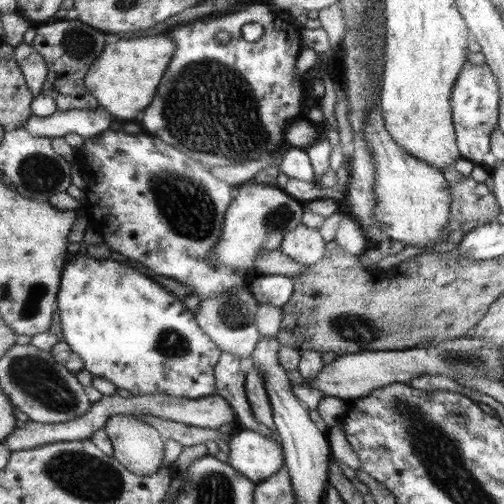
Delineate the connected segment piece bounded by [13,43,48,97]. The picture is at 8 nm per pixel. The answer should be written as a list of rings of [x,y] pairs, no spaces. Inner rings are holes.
[[[21,43],[14,47],[13,56],[21,67],[33,96],[42,93],[48,70],[42,54],[38,54],[31,44]]]

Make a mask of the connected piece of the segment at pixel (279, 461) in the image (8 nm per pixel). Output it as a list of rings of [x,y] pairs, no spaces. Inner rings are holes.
[[[235,429],[228,445],[228,464],[255,483],[276,475],[285,465],[281,445],[261,433]]]

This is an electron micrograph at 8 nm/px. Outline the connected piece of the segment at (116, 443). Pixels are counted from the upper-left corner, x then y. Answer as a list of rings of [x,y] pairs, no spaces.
[[[116,414],[108,418],[103,430],[111,440],[115,460],[120,461],[130,472],[140,476],[150,476],[160,471],[162,458],[164,458],[164,438],[156,428],[138,420],[135,416]]]

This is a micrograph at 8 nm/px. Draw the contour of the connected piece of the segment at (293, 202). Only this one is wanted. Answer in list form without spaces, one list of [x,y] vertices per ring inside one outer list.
[[[252,181],[238,187],[238,196],[233,200],[225,215],[223,234],[220,242],[213,248],[213,255],[209,260],[215,266],[223,264],[228,268],[233,268],[233,270],[240,271],[243,268],[244,272],[247,272],[256,266],[258,255],[261,255],[267,250],[280,248],[285,235],[301,223],[301,219],[304,218],[305,207],[296,197],[290,196],[284,189],[280,189],[274,184],[264,185]]]

